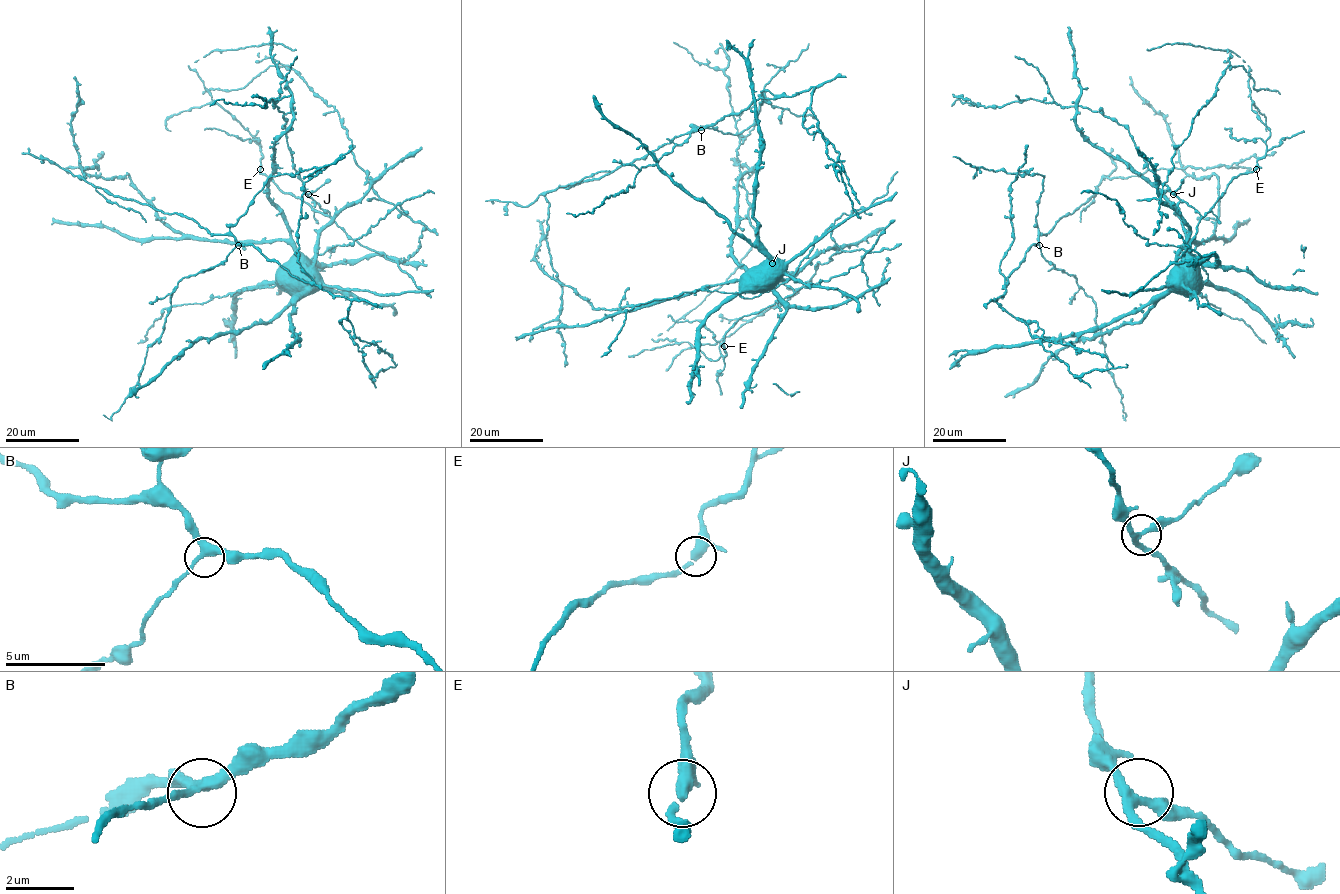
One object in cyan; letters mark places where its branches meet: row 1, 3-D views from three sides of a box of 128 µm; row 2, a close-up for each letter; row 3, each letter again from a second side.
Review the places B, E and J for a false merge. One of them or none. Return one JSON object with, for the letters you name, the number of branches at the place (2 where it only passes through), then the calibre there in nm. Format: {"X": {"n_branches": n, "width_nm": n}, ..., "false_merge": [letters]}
{"false_merge": []}

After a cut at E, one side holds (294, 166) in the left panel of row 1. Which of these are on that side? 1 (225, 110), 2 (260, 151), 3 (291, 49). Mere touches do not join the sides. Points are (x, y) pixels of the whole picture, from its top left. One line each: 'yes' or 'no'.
1: no
2: no
3: no

